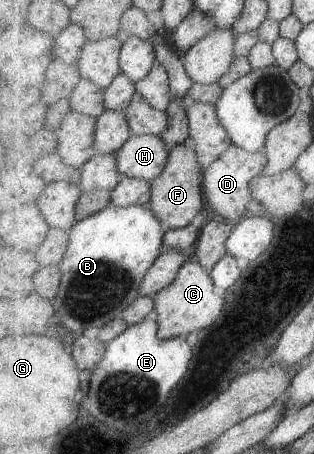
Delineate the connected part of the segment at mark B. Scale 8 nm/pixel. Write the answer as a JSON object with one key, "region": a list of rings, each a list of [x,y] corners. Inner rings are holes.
{"region":[[[125,176],[120,185],[112,190],[112,205],[104,211],[95,213],[80,221],[70,233],[70,245],[62,265],[62,289],[58,291],[58,313],[54,321],[60,321],[70,331],[78,335],[90,327],[103,328],[115,319],[122,318],[128,309],[140,297],[140,287],[148,270],[165,249],[165,228],[162,221],[148,208],[152,199],[152,183],[146,179]]]}

